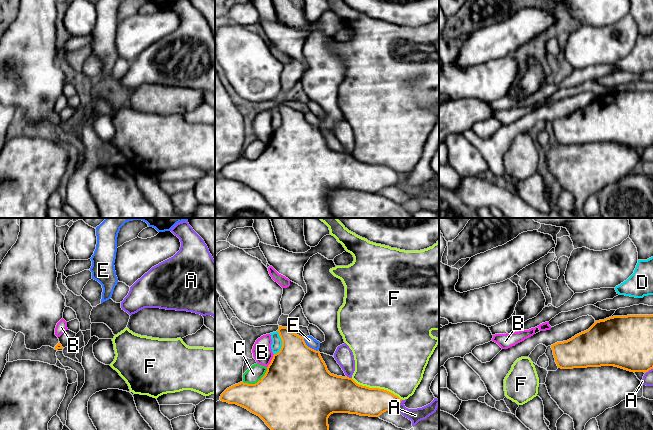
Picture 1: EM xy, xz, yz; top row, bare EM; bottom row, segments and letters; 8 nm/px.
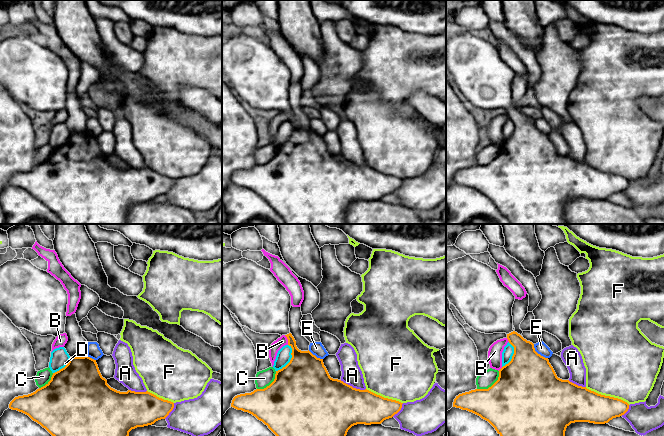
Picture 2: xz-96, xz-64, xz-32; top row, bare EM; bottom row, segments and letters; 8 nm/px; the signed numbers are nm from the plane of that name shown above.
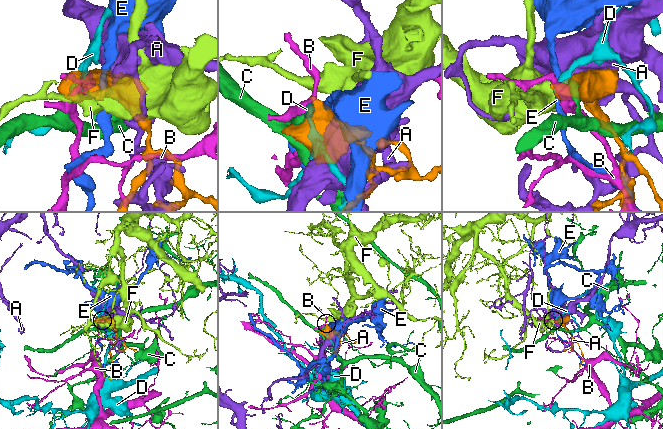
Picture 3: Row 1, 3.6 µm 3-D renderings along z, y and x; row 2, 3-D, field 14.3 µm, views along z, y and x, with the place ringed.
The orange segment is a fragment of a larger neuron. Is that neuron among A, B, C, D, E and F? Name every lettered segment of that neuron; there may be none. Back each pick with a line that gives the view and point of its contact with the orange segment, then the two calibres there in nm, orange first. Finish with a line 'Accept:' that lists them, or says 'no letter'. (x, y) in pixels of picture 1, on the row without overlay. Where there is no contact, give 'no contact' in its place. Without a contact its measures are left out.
Accept: no letter

